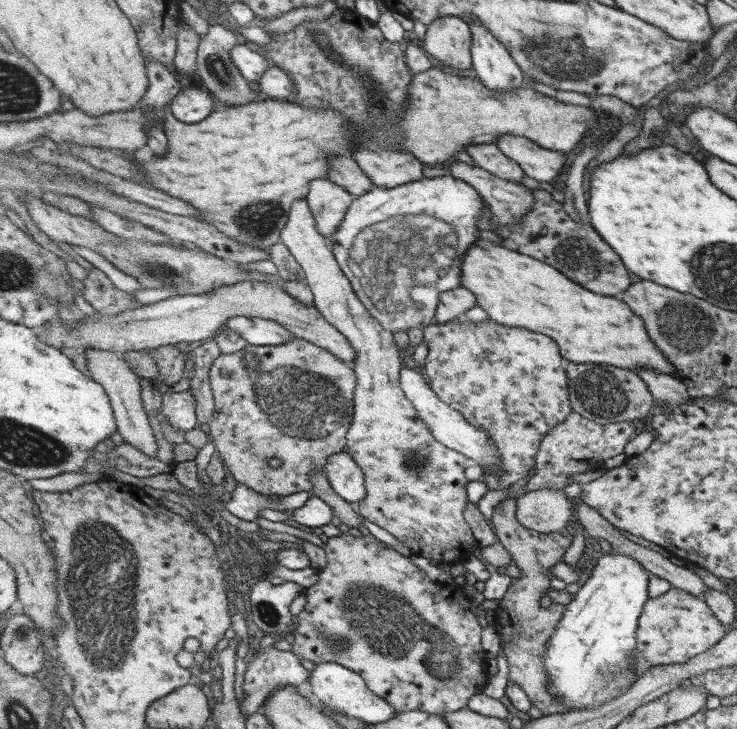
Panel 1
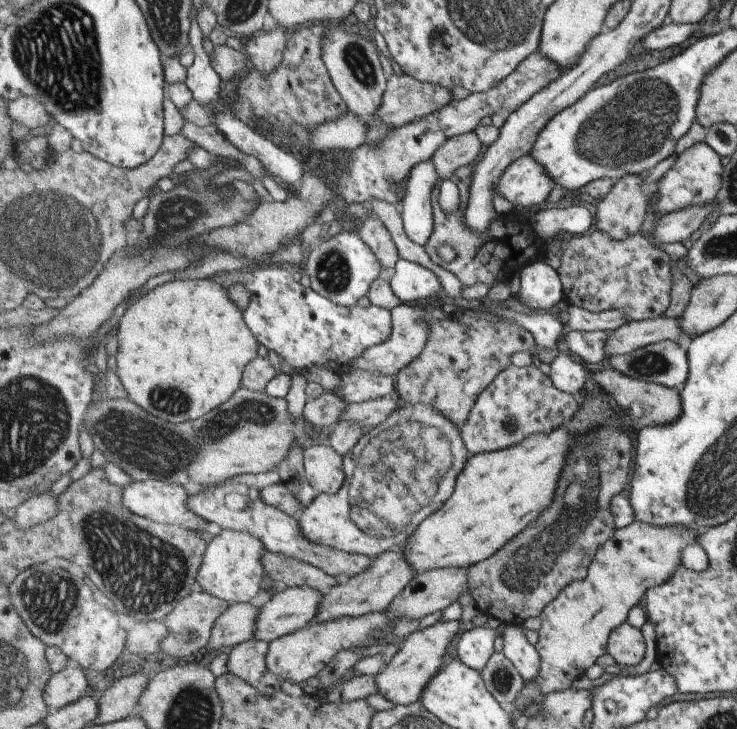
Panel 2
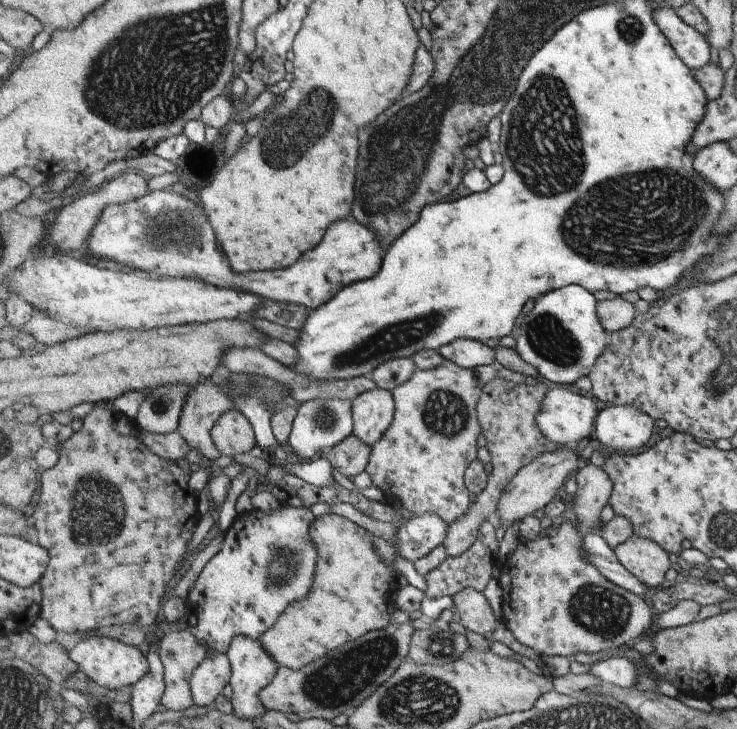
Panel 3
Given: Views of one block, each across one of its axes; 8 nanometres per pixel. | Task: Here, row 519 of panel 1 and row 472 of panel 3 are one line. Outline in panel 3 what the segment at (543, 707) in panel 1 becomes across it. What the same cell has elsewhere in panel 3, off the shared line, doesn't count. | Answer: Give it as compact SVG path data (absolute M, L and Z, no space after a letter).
M508 379L494 380L483 389L483 396L477 404L477 418L486 442L484 447L494 467L487 486L476 496L470 510L460 520L451 523L451 530L442 544L449 557L459 556L475 544L483 524L497 515L499 500L518 470L543 454L553 454L565 448L566 444L555 444L549 440L537 424L537 414L541 412L541 404L550 390L549 386L541 382L518 385Z

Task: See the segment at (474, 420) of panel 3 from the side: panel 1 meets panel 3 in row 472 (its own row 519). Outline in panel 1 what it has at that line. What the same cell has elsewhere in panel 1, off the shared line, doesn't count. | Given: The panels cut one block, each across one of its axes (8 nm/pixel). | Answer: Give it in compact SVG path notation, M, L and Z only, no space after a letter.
M307 198L299 199L292 207L289 222L282 232L282 242L289 247L292 255L304 269L306 282L314 293L315 307L357 351L352 366L358 376L358 386L354 396L354 420L348 431L347 446L348 452L352 454L366 476L366 498L356 504L357 511L367 520L395 536L413 555L427 560L439 560L446 564L463 563L470 559L475 550L481 548L465 515L469 504L469 496L467 496L469 480L465 476L465 470L473 461L470 457L437 440L434 433L430 431L429 425L419 417L419 412L411 400L406 397L406 392L401 385L404 365L399 357L400 348L396 346L393 333L386 330L369 313L355 293L350 278L343 273L336 259L334 249L319 230Z

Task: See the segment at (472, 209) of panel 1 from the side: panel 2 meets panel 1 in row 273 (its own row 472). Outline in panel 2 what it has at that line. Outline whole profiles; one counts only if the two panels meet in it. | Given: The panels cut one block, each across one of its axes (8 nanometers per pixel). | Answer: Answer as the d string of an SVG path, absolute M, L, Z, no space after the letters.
M402 402L398 410L393 412L380 426L367 429L365 436L355 446L355 450L344 457L346 478L341 492L335 495L321 493L318 498L297 517L299 526L301 526L301 532L303 532L303 535L305 535L305 538L307 538L309 542L315 542L315 544L319 544L319 546L335 548L335 550L341 550L341 552L347 552L347 554L366 555L374 560L389 551L398 550L402 545L407 544L407 540L419 530L419 526L421 526L427 518L431 517L431 514L435 514L441 510L447 500L455 494L458 478L463 473L470 456L471 454L466 448L466 443L463 441L459 426L455 422L452 422L445 414L442 414L433 406L425 405L424 403L407 404Z

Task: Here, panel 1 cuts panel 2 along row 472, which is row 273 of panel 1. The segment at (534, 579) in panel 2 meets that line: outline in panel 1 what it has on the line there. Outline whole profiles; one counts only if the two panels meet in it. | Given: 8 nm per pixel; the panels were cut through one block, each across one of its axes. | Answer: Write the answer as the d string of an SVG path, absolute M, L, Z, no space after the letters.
M533 189L532 192L536 200L535 206L518 227L508 232L516 250L550 264L571 280L575 280L576 284L583 284L583 288L587 288L589 284L591 292L615 296L633 285L631 272L621 262L619 254L597 234L593 225L581 224L573 216L569 216L563 203L553 200L551 193L543 189Z

